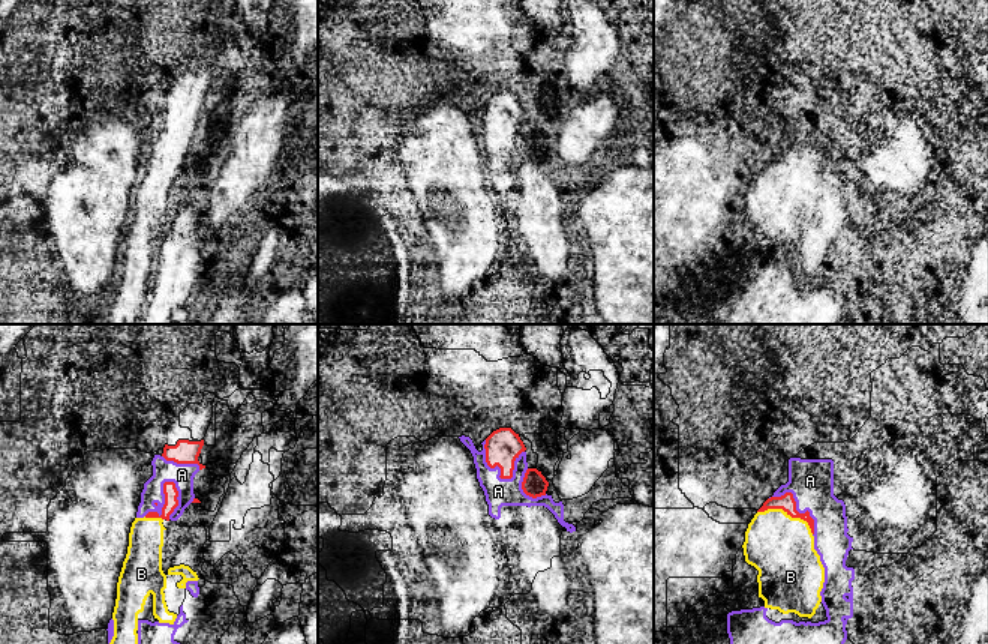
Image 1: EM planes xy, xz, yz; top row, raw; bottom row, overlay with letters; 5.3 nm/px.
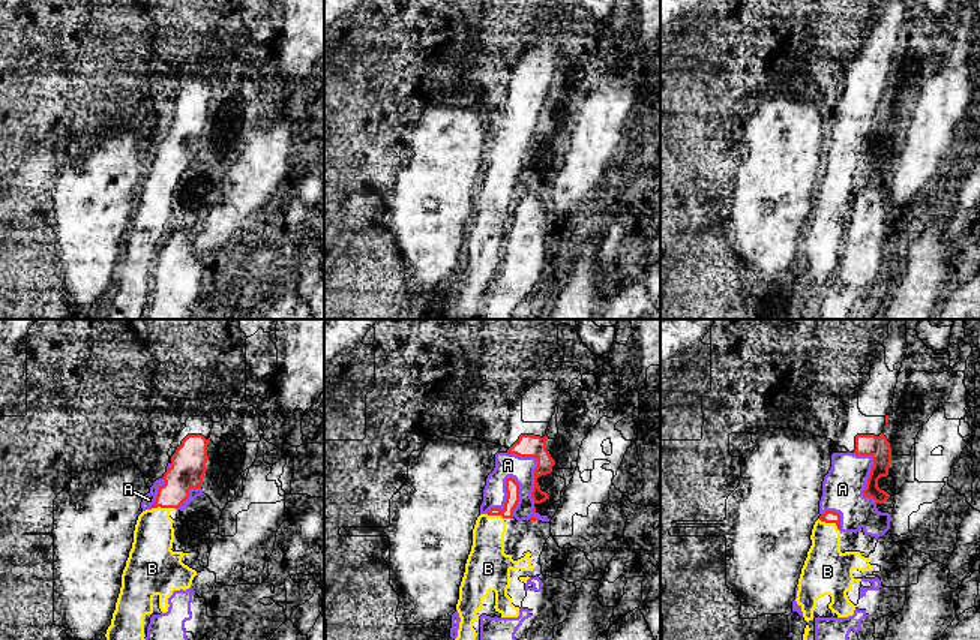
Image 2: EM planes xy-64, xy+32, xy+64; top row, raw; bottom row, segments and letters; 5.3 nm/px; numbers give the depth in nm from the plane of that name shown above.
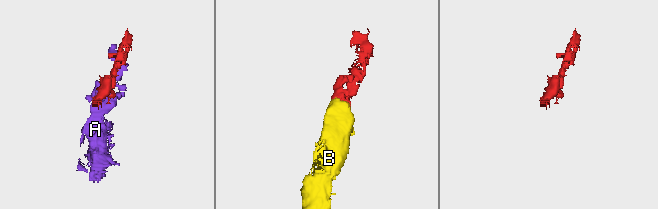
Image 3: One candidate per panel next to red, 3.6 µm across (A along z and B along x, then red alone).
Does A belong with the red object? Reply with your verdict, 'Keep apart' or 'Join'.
Keep apart

